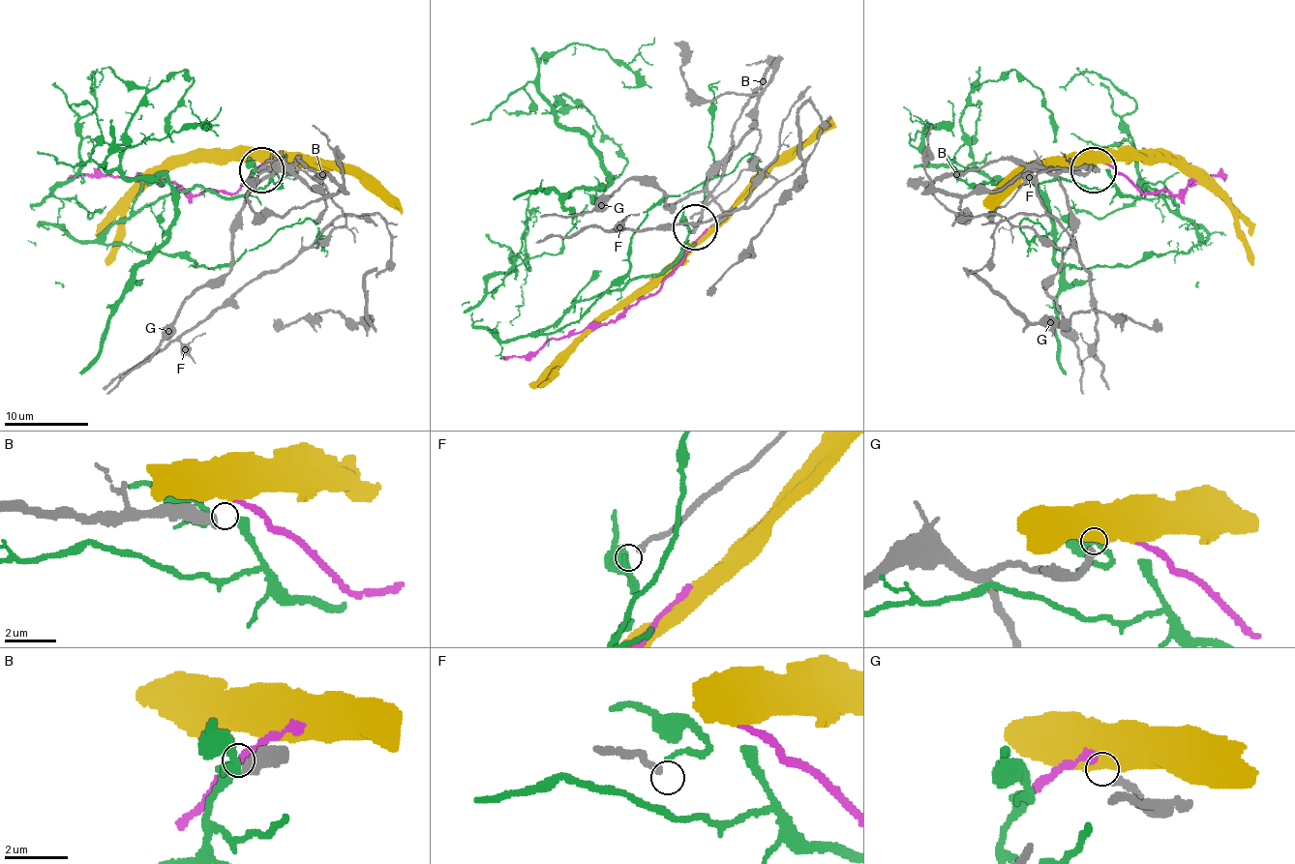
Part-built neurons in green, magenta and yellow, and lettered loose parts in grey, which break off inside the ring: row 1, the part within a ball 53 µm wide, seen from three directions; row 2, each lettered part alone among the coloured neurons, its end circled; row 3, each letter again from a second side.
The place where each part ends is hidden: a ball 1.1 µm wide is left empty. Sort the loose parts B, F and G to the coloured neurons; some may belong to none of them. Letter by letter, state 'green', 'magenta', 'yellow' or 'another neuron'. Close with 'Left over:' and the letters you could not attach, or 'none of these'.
B: another neuron
F: another neuron
G: another neuron
Left over: B, F, G

